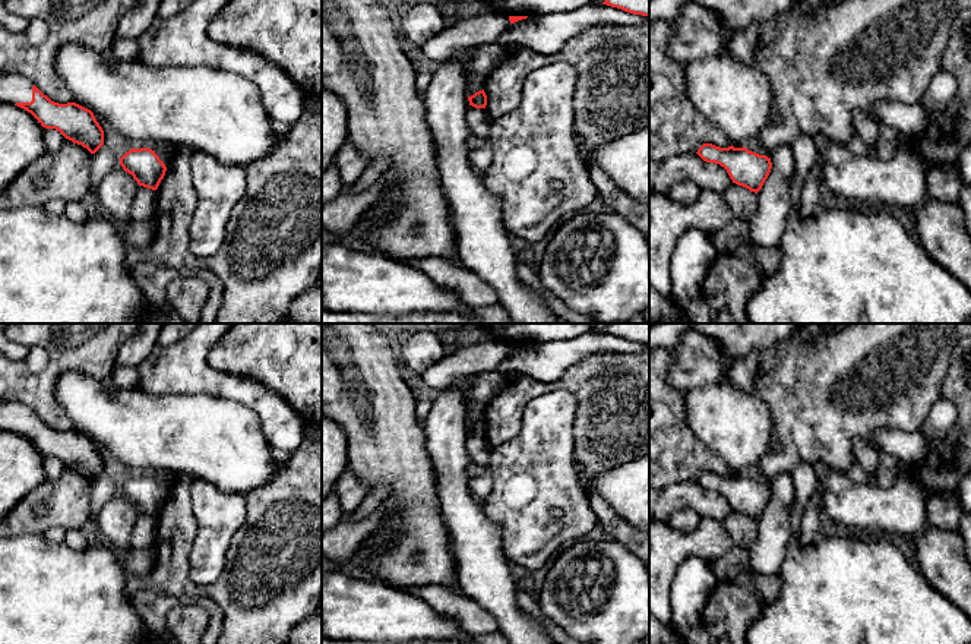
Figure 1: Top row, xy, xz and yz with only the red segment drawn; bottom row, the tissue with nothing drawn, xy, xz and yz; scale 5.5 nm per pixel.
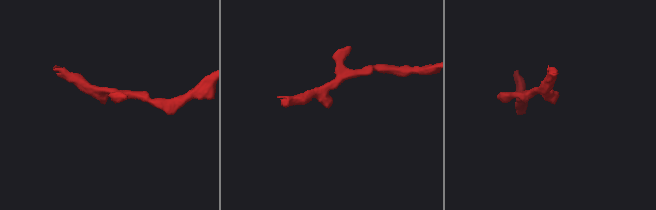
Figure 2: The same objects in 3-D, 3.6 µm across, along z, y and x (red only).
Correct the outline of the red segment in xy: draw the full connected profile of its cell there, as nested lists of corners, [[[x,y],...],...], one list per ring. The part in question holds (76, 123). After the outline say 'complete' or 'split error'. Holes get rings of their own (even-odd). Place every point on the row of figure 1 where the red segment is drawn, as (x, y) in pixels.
[[[0,75],[0,102],[26,110],[42,127],[58,130],[91,154],[104,145],[104,130],[91,110],[76,102],[54,102],[26,78]]]; split error

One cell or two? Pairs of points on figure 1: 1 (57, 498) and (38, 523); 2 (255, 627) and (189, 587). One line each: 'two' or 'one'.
1: one
2: one

